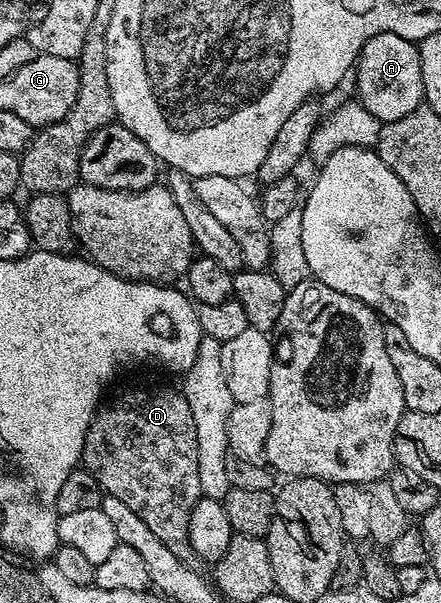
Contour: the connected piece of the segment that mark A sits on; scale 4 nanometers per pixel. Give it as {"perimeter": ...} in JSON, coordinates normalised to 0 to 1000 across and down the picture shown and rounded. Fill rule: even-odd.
{"perimeter":[[[862,53],[825,73],[803,116],[810,164],[864,204],[902,201],[961,166],[950,78],[891,53]]]}

